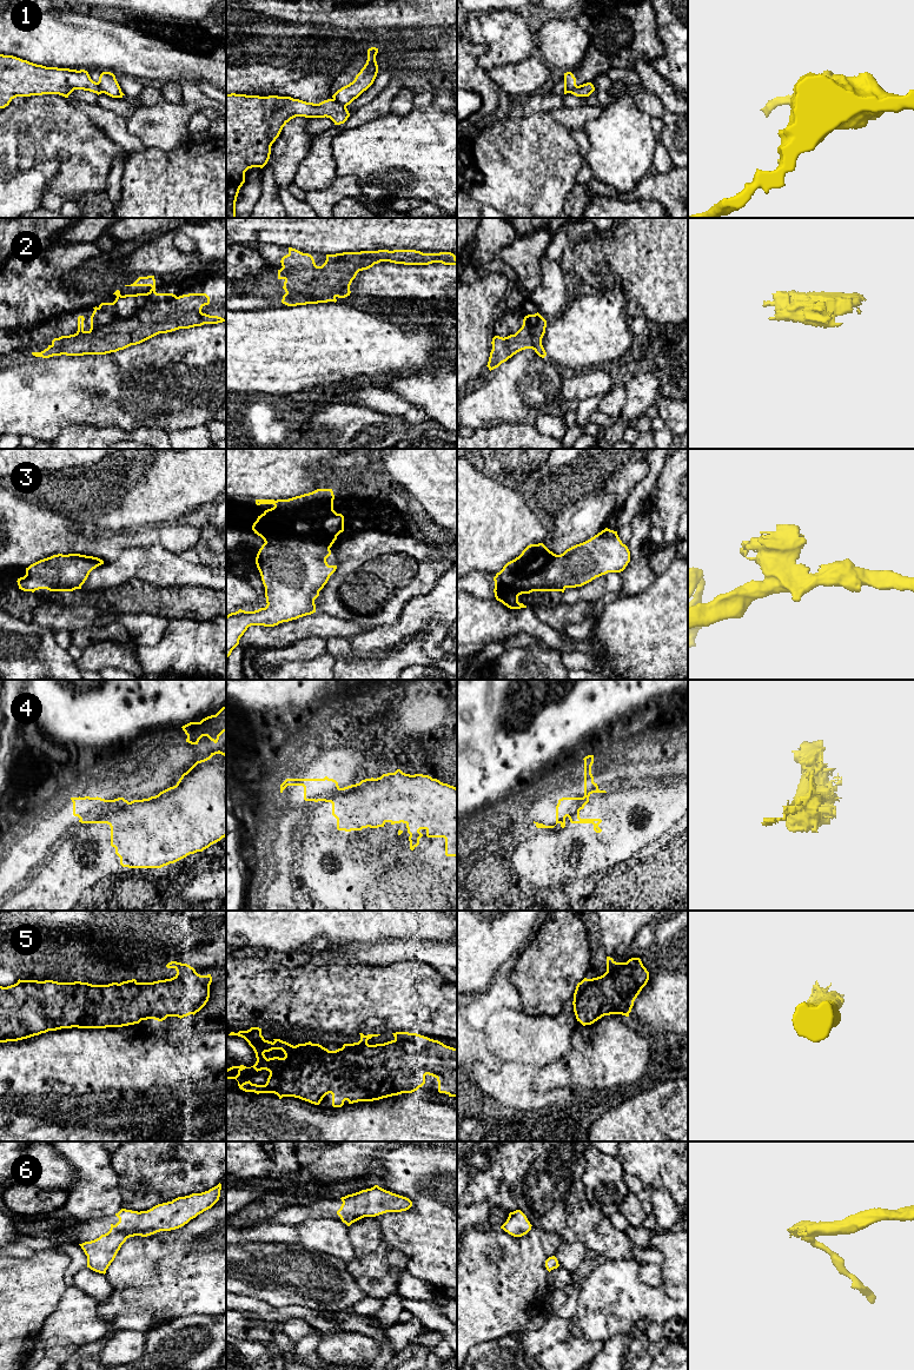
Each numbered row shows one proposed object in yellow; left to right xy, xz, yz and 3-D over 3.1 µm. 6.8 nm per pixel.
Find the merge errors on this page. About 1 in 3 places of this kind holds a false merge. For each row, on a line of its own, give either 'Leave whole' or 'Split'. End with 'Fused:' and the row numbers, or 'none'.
1: Split
2: Leave whole
3: Leave whole
4: Split
5: Leave whole
6: Leave whole
Fused: 1, 4

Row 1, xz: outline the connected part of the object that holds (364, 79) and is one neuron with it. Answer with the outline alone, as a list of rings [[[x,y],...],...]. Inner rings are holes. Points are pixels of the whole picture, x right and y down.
[[[376,47],[367,49],[366,64],[352,82],[342,87],[332,95],[333,101],[347,106],[373,84],[378,73],[377,53],[378,48]]]

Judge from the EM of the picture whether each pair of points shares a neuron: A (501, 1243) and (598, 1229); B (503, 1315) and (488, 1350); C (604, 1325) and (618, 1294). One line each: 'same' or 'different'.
A: different
B: different
C: same

